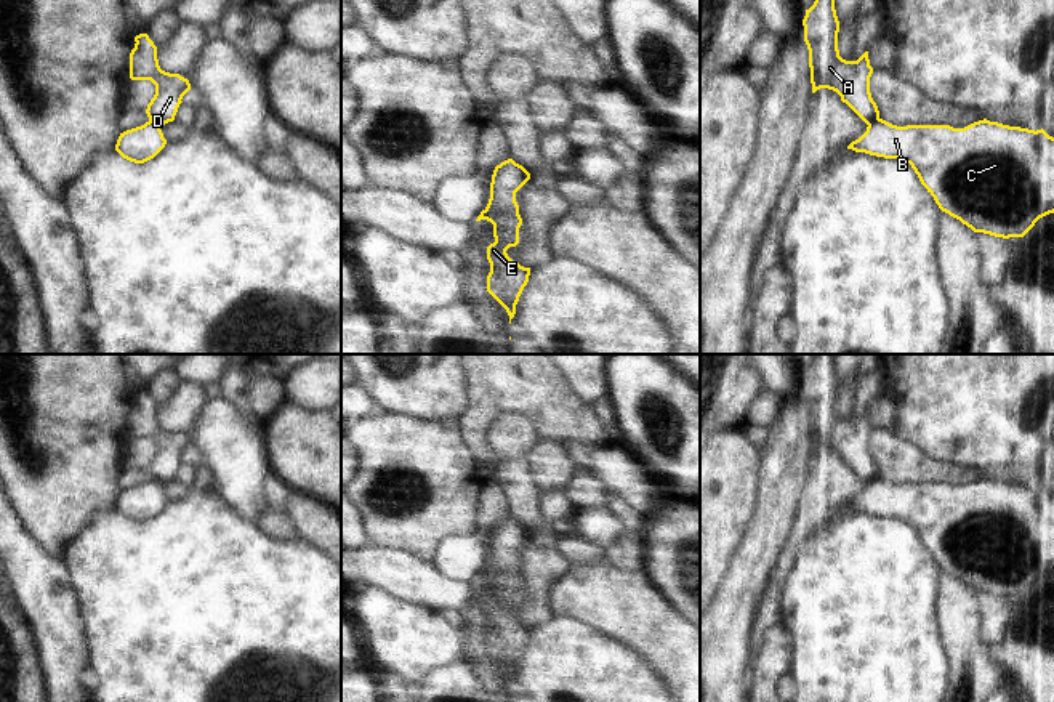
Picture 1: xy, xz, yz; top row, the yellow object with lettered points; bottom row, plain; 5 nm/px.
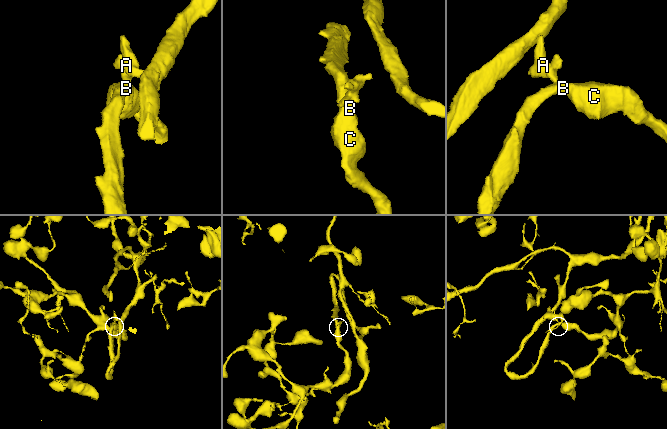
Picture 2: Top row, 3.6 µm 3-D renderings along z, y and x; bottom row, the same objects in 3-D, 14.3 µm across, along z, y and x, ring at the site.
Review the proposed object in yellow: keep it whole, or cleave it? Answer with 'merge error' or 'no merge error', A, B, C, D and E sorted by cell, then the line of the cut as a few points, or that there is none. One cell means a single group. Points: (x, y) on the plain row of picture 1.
merge error; A D / B C E; cut in yz along (878, 476), (867, 483)

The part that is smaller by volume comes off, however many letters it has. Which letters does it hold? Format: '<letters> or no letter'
A, D

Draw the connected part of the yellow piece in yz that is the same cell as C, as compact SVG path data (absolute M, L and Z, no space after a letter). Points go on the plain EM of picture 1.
M876 478L847 508L905 519L939 567L974 591L1003 598L1024 596L1040 577L1054 572L1054 497L1043 487L1035 490L987 478L964 487L897 486Z

